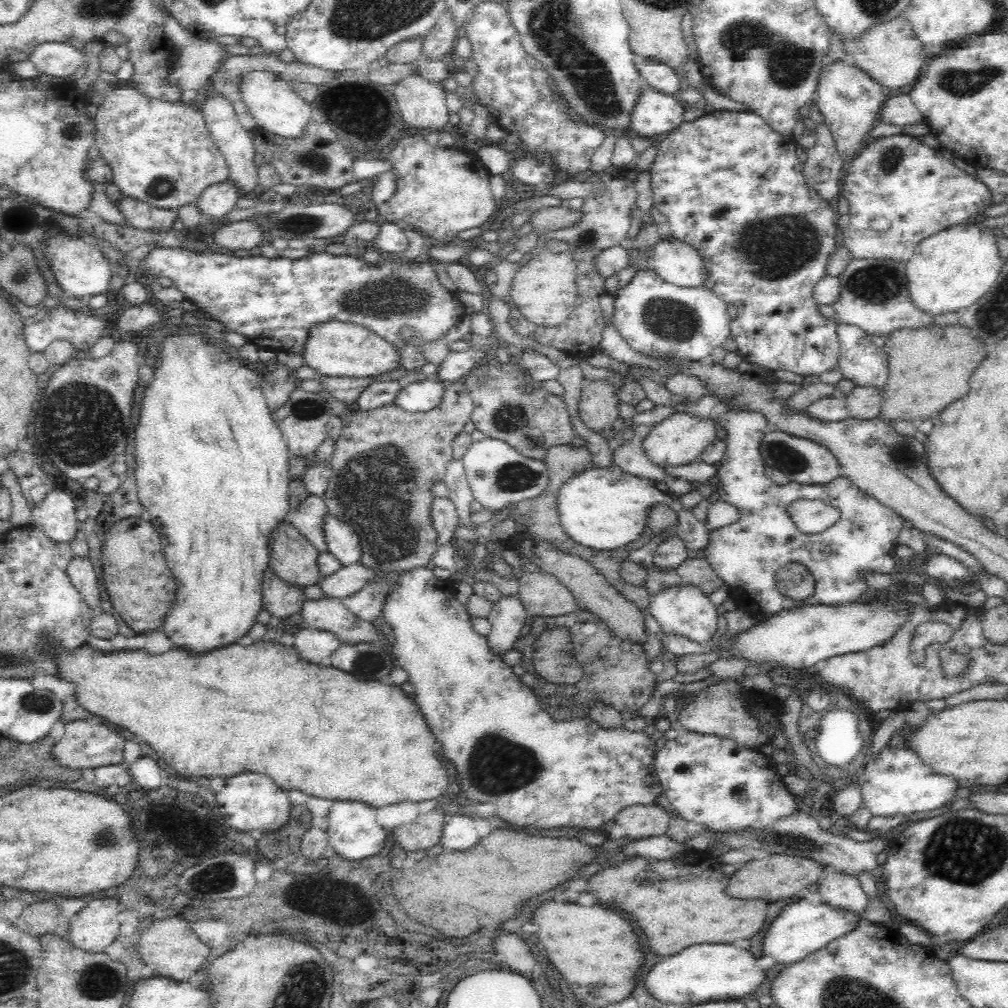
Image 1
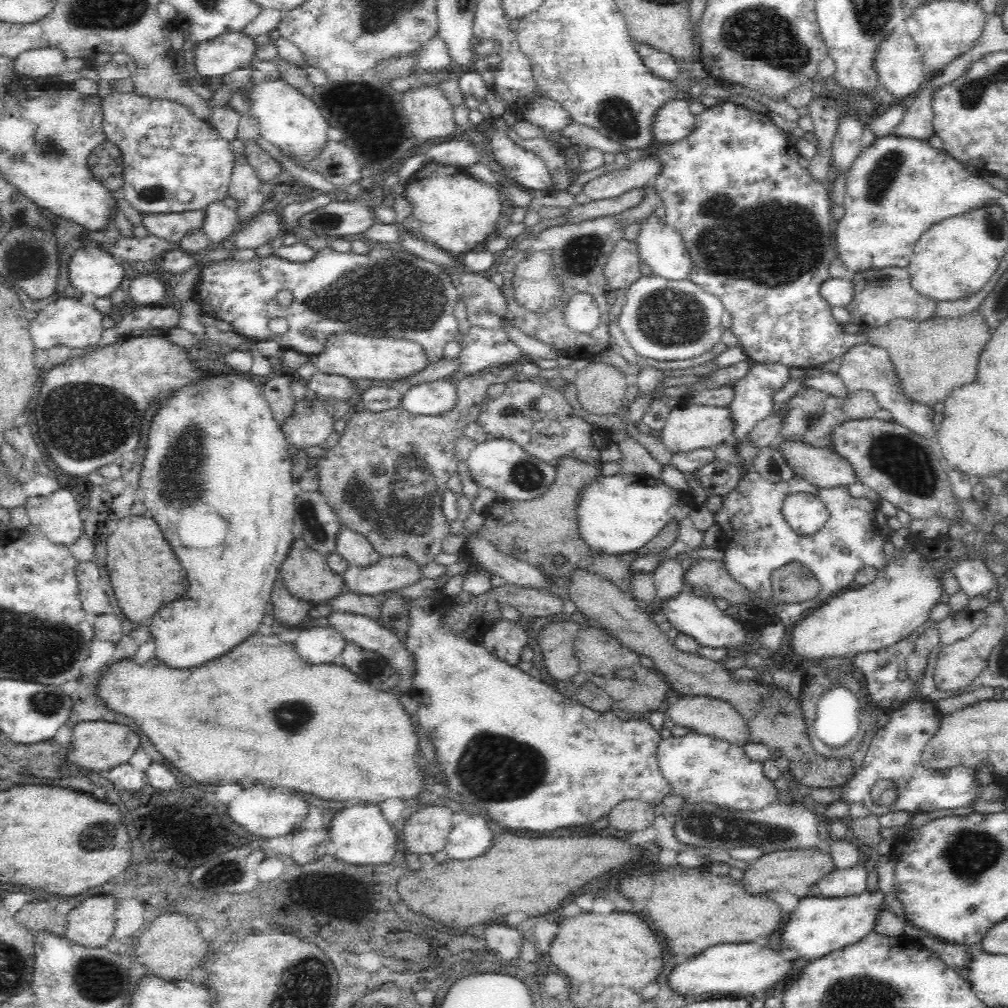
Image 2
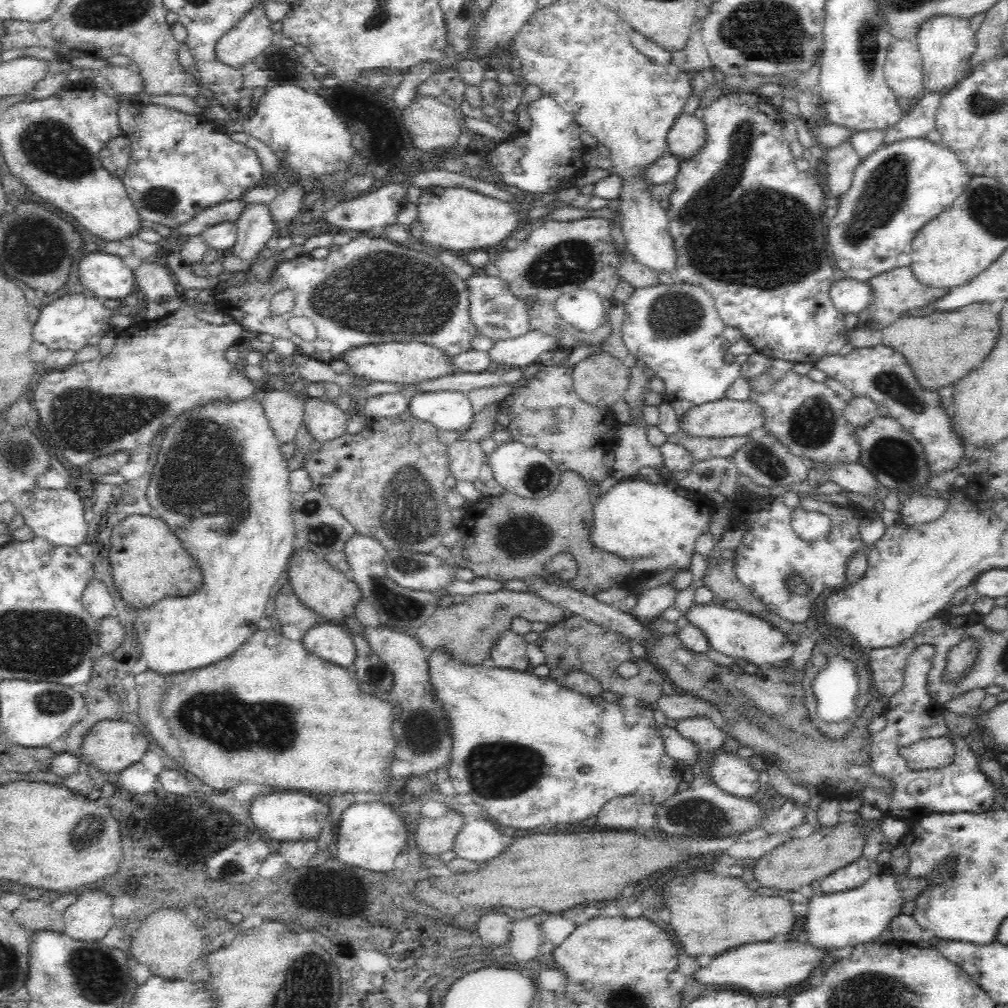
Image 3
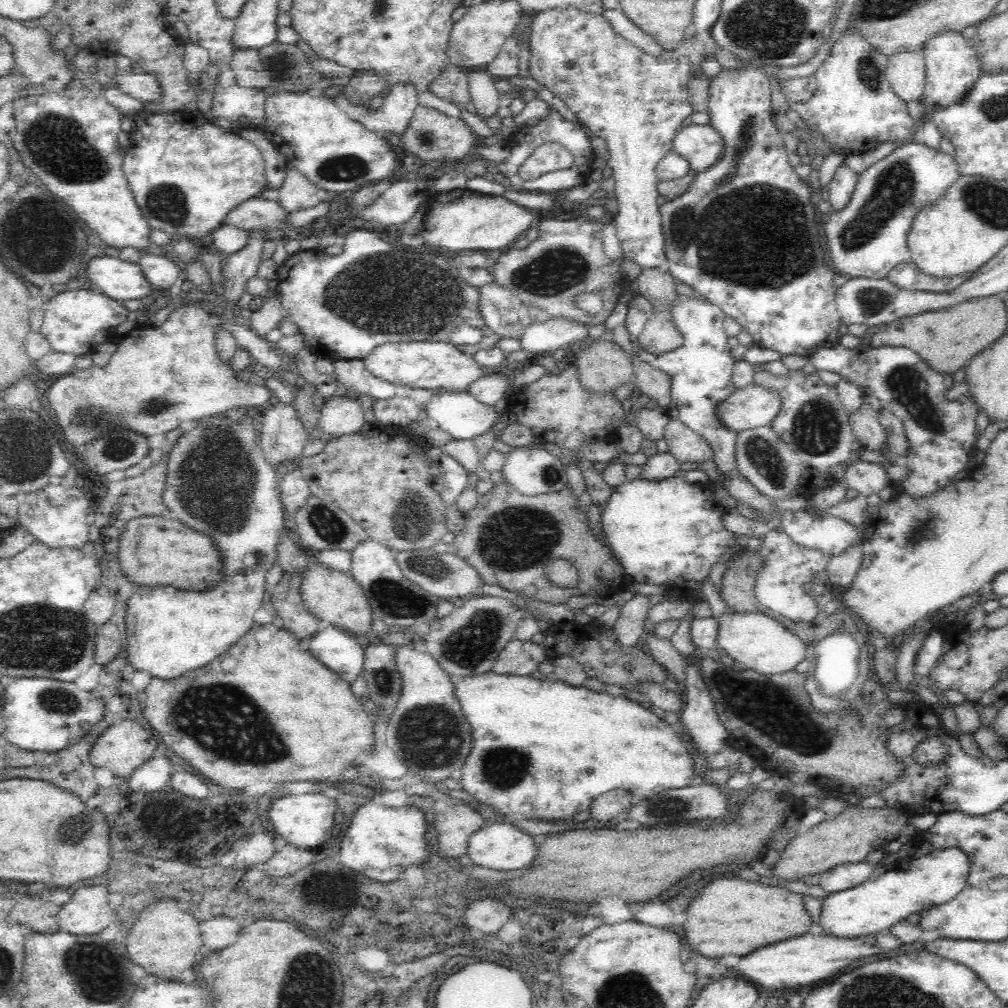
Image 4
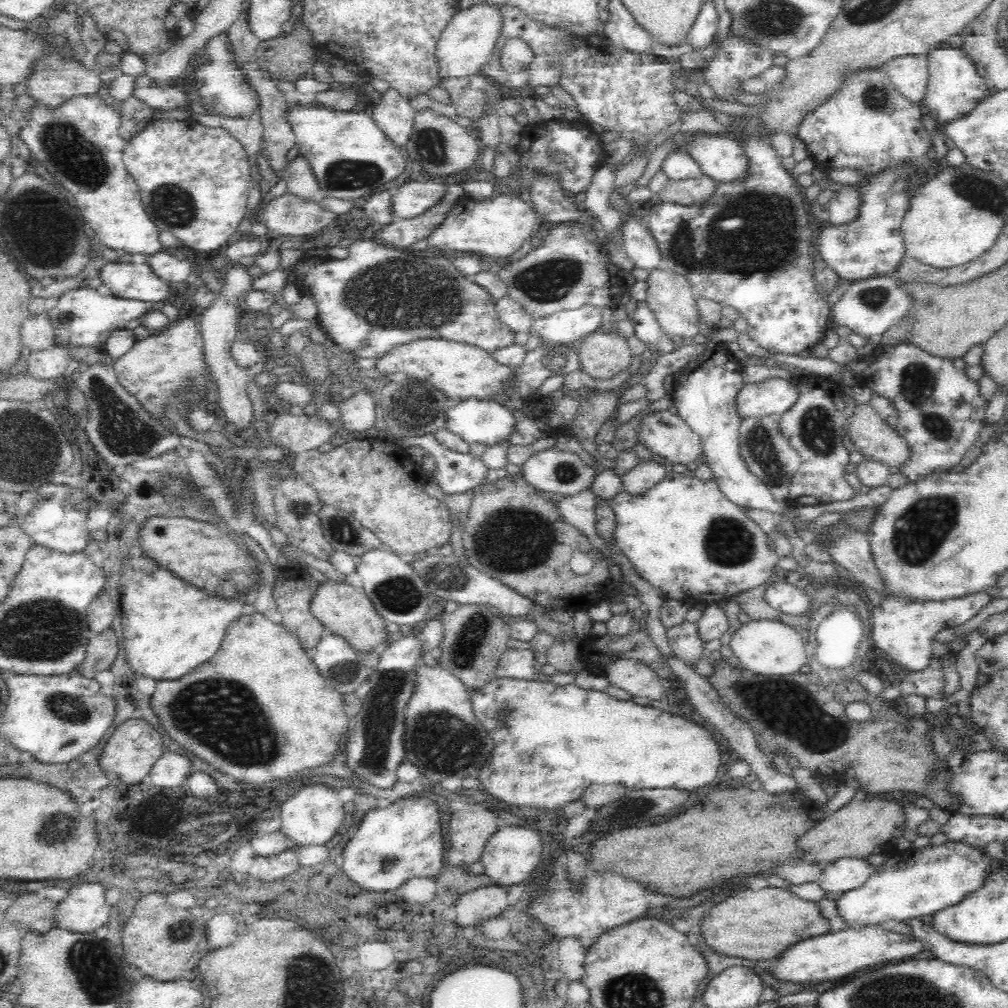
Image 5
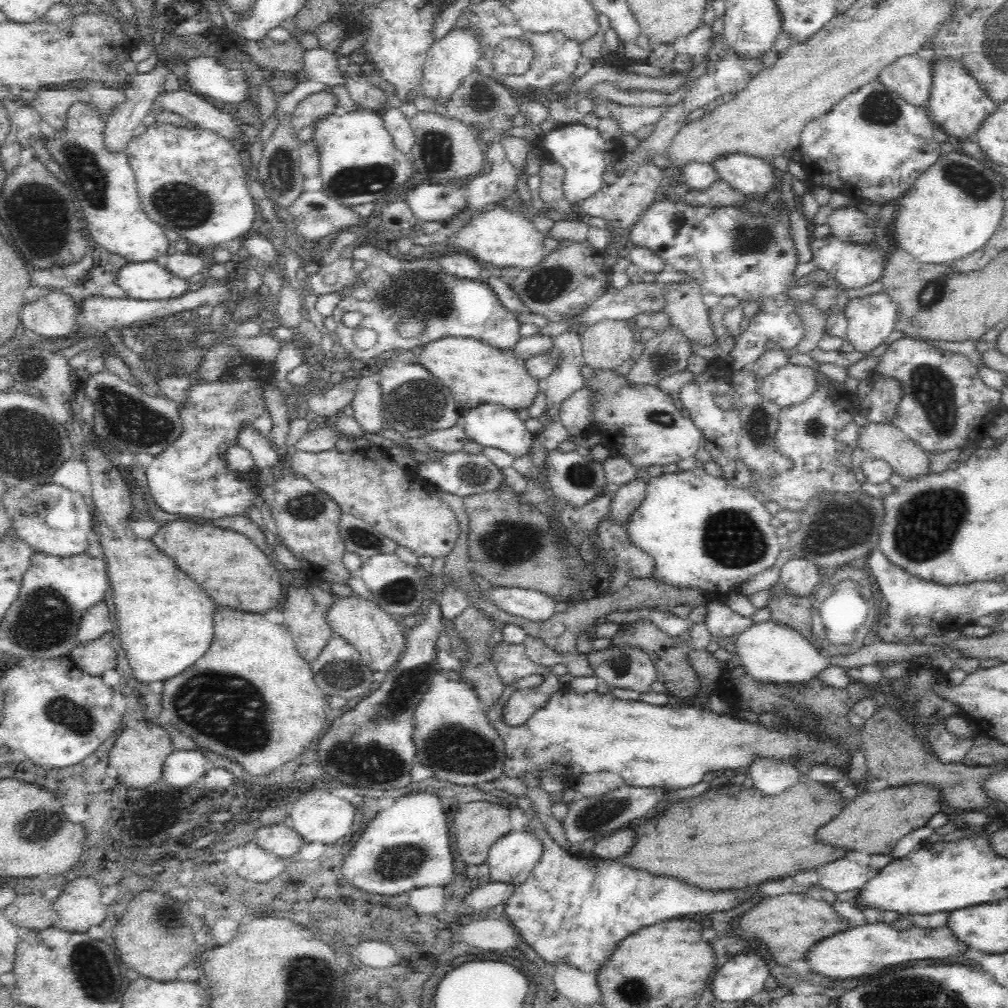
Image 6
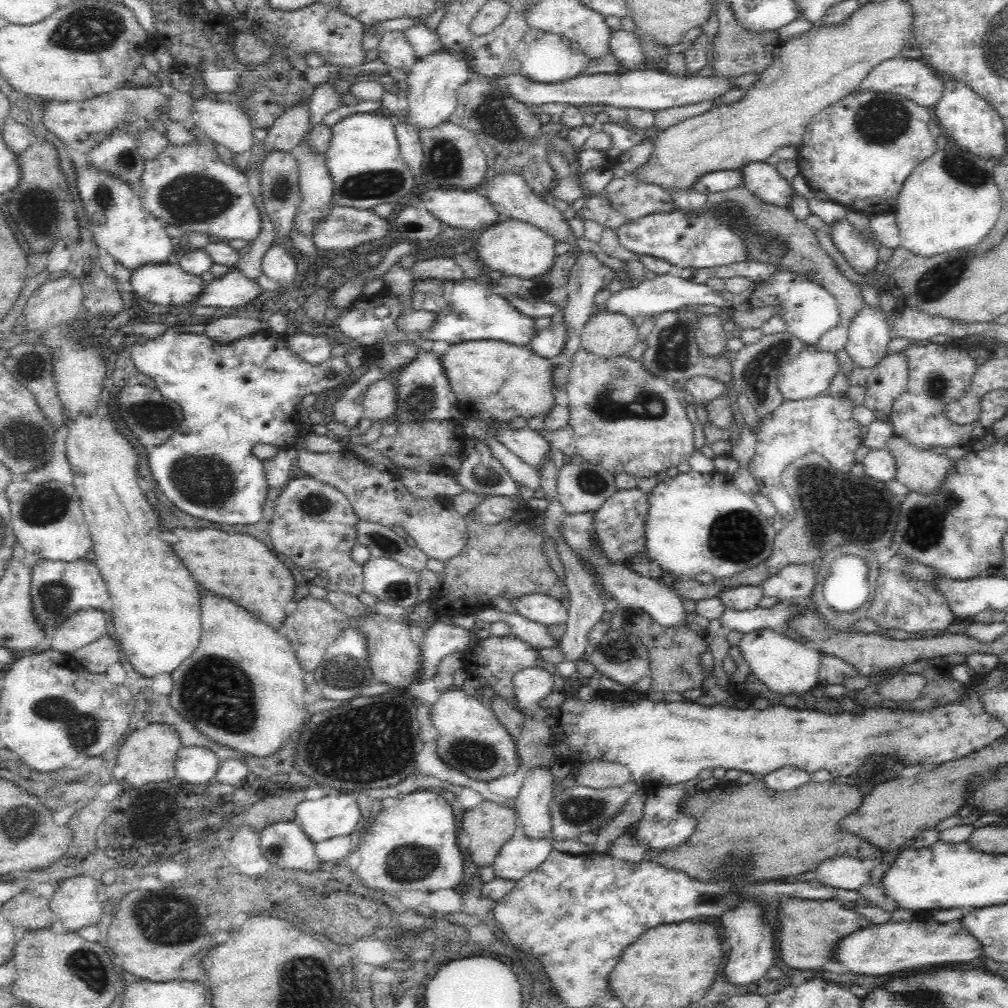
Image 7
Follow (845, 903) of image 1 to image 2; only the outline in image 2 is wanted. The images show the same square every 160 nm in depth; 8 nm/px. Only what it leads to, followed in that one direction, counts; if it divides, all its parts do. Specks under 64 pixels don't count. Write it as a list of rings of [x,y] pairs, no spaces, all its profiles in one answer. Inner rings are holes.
[[[859,864],[846,870],[834,870],[818,880],[815,889],[822,897],[842,898],[866,891],[867,869]]]

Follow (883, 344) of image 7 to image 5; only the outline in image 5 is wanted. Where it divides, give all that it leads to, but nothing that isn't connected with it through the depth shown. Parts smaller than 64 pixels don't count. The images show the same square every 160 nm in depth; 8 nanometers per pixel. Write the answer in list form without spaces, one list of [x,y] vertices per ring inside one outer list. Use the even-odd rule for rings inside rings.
[[[872,277],[850,284],[850,288],[832,307],[830,325],[846,326],[865,339],[879,341],[900,318],[904,318],[908,307],[909,296],[896,286],[892,277]]]

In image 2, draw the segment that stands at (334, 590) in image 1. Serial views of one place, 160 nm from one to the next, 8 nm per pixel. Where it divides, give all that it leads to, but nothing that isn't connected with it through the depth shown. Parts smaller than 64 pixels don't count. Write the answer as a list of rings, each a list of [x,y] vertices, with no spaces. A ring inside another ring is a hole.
[[[380,557],[370,566],[349,565],[341,576],[344,592],[374,596],[420,580],[420,570],[406,557]]]

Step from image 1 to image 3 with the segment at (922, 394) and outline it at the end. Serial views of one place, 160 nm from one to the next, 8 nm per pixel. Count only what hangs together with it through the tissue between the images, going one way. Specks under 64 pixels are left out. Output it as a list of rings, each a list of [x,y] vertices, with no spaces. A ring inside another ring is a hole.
[[[974,302],[956,311],[935,311],[926,316],[904,315],[883,330],[854,328],[849,332],[849,343],[855,348],[878,345],[892,348],[911,366],[923,390],[938,391],[954,386],[984,362],[996,345],[999,333],[999,314],[992,312],[990,303]]]

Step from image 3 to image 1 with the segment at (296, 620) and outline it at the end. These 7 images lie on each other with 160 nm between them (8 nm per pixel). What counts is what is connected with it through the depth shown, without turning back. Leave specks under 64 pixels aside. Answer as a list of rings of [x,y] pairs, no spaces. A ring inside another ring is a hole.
[[[270,565],[263,573],[262,590],[262,610],[267,610],[272,618],[292,616],[307,602],[303,589],[282,580],[271,570]]]

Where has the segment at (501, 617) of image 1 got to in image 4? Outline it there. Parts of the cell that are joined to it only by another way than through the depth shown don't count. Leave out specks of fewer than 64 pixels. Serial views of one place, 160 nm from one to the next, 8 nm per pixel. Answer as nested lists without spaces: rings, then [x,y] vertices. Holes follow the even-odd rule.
[[[514,638],[494,662],[492,671],[496,674],[514,674],[516,676],[532,676],[539,664],[523,651],[522,641]]]

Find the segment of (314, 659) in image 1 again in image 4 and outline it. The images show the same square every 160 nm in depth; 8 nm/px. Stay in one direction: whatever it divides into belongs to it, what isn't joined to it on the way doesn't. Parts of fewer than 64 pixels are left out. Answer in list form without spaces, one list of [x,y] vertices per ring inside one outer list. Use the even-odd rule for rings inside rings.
[[[338,627],[318,631],[310,640],[309,651],[330,672],[346,684],[360,678],[364,670],[364,649],[357,637]]]

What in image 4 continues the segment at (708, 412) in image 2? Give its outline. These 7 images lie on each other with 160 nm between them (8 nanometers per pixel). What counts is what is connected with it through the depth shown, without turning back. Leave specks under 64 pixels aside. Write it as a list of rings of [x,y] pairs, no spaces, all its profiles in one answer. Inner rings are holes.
[[[759,384],[737,388],[716,408],[718,417],[738,432],[772,423],[784,406],[780,392]]]

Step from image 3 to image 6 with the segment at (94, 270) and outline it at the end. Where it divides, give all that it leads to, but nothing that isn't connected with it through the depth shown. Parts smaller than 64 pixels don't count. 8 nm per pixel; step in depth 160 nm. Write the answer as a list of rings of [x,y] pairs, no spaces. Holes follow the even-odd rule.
[[[154,260],[148,262],[126,263],[126,266],[122,266],[122,268],[118,270],[116,284],[126,292],[126,296],[140,300],[166,300],[167,298],[178,298],[193,287],[192,284],[188,282],[187,278],[178,277],[178,275],[172,273],[172,271],[166,269],[166,266],[162,267]]]

